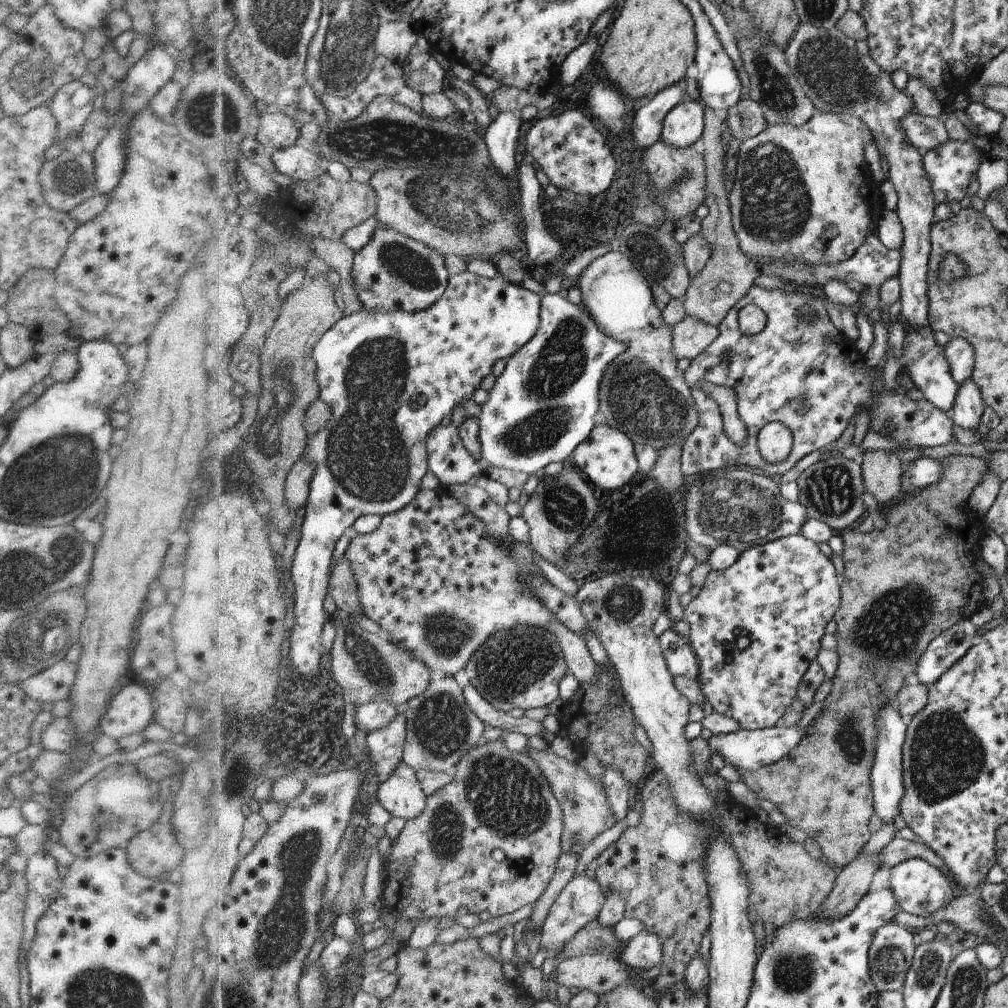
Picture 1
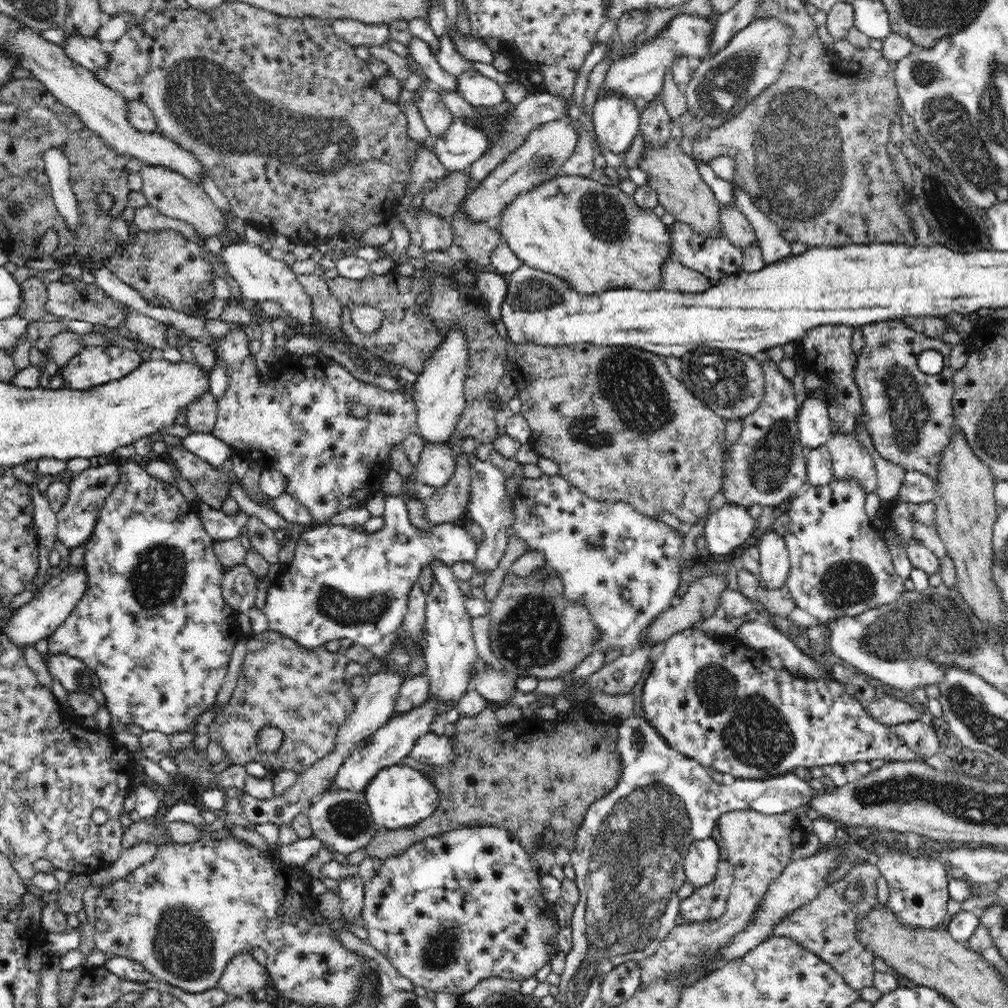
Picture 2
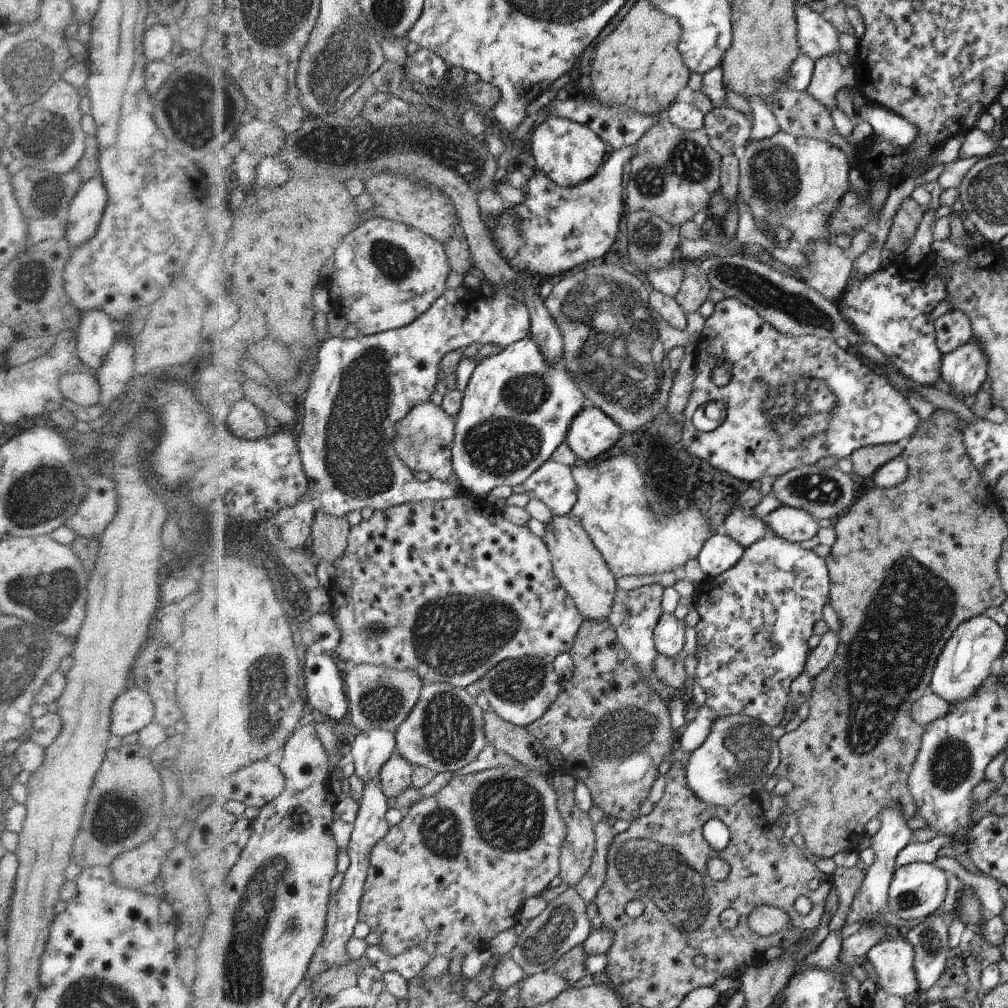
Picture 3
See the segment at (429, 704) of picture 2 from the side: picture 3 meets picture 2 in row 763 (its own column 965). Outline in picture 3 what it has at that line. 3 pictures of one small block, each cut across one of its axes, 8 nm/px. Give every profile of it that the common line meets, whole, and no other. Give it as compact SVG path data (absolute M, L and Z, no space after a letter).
M968 340L960 348L942 354L940 381L945 389L966 401L981 390L988 376L988 358L978 340Z

